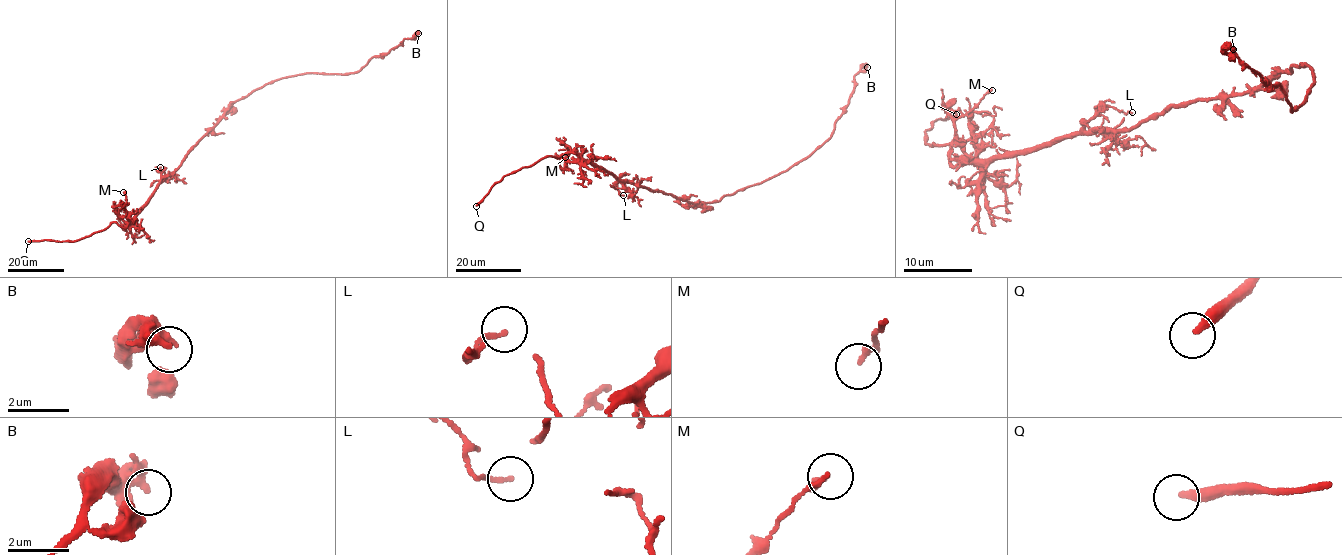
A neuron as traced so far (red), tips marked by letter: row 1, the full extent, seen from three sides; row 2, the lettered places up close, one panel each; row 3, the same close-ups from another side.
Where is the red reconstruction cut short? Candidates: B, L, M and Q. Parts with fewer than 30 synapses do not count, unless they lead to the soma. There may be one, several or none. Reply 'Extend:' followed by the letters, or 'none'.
Extend: Q

